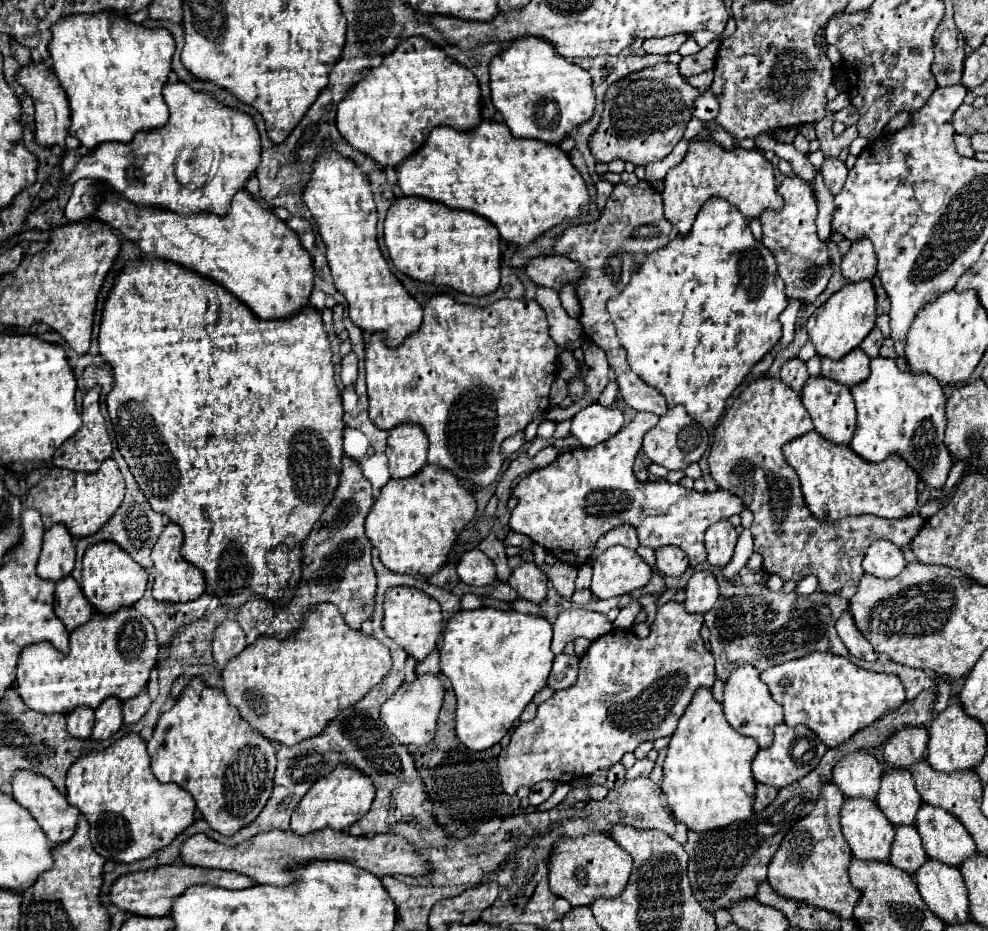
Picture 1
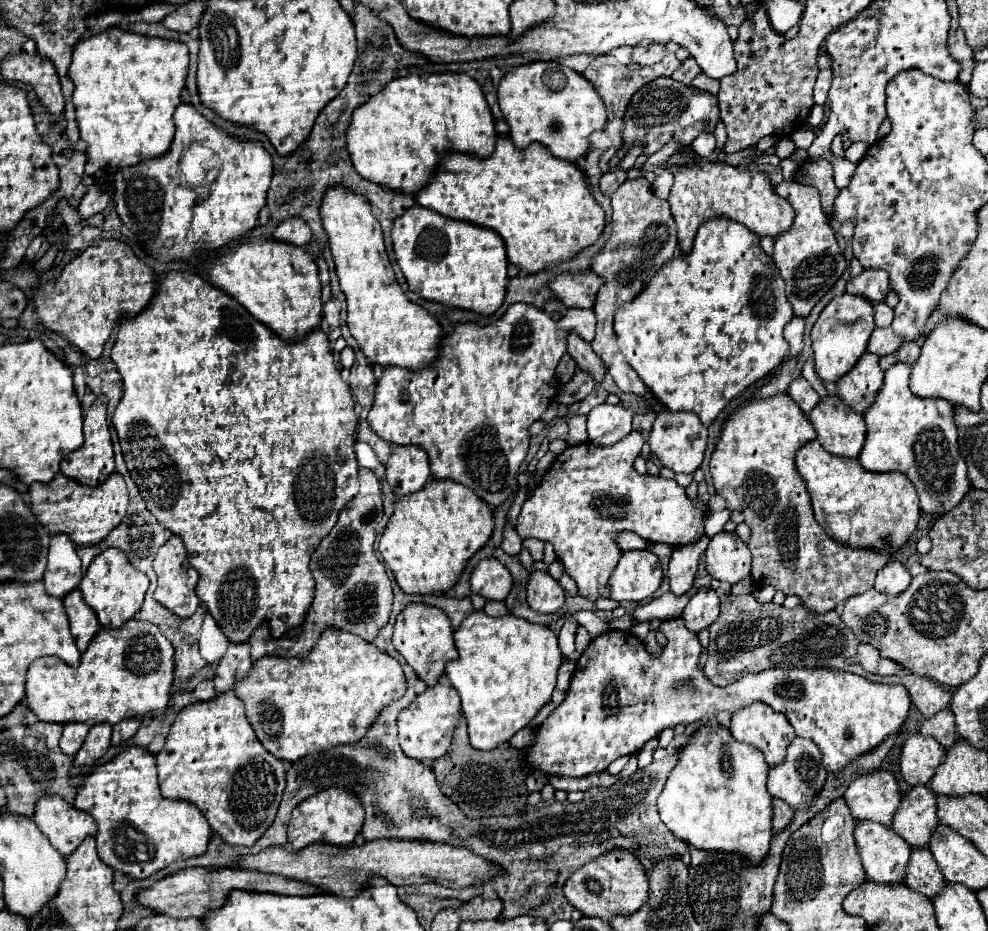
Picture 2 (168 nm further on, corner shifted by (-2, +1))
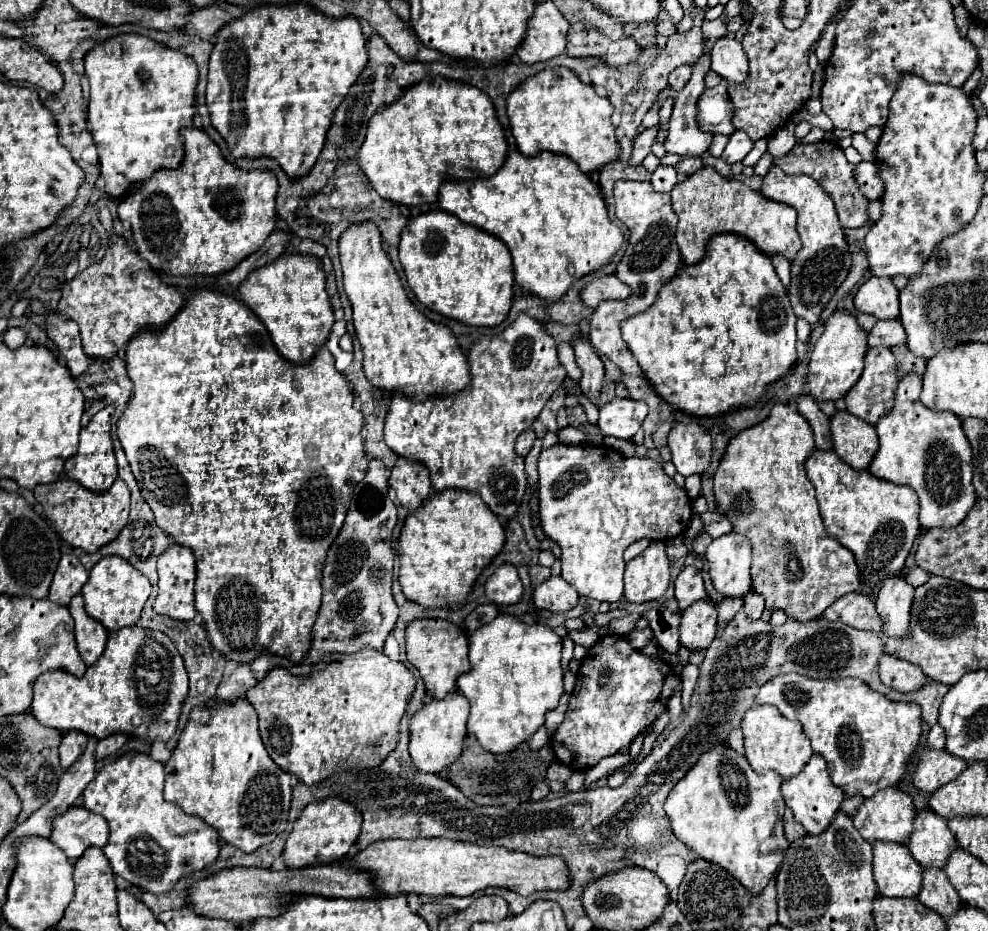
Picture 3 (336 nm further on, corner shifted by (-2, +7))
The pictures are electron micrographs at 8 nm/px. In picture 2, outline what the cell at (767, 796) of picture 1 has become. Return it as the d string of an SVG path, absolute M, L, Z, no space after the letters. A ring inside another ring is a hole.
M773 798L773 832L781 832L785 824L791 822L791 816L793 808L789 808L789 804L785 804L783 800Z

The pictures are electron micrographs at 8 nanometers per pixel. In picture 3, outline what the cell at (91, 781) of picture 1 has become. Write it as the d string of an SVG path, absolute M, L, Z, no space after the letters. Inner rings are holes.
M129 752L117 758L115 762L109 762L83 792L85 808L95 814L101 814L109 822L111 836L103 852L109 858L113 872L123 880L127 880L131 886L153 894L165 894L173 890L181 878L213 864L221 850L217 830L201 822L201 818L185 814L179 806L163 798L163 780L165 780L165 772L161 762L155 762L147 754Z

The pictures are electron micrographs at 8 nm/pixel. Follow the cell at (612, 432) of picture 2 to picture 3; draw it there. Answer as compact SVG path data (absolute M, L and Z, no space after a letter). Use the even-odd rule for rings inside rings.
M613 398L609 404L599 408L599 430L605 436L631 440L641 428L649 408L641 400Z

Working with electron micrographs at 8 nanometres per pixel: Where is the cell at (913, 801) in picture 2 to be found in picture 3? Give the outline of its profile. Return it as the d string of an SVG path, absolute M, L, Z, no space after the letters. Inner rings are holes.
M921 810L915 816L915 832L909 840L909 850L923 868L943 868L953 850L957 850L957 840L943 818L937 818L937 814L931 814L931 810Z

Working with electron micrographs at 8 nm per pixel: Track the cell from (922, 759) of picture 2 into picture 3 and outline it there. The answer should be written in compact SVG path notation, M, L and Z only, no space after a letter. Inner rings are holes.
M929 746L919 750L919 762L913 776L913 784L923 792L935 792L937 788L953 782L967 762L951 756L947 750L933 750Z

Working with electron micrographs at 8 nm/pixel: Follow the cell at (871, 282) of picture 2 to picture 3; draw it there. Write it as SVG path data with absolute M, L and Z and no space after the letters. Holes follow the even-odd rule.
M869 278L855 296L855 308L877 320L899 318L899 290L891 278Z

